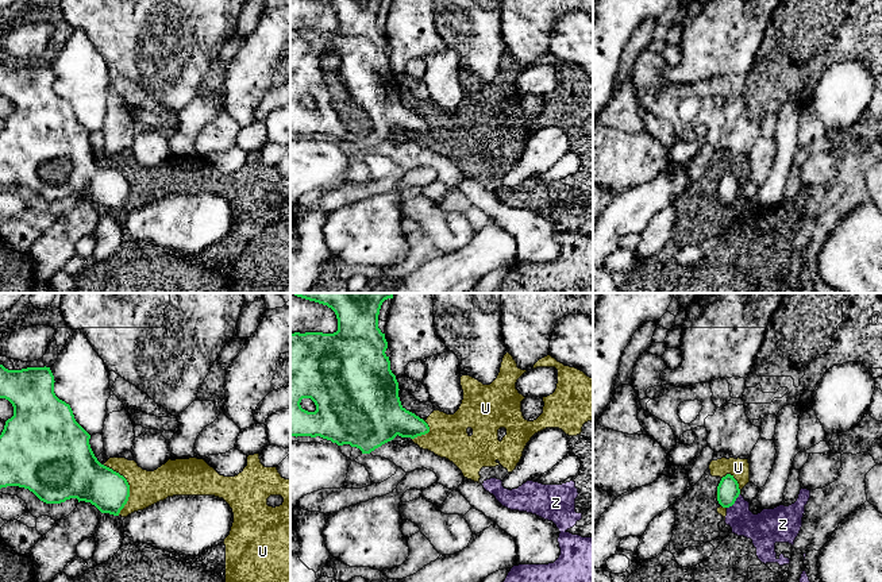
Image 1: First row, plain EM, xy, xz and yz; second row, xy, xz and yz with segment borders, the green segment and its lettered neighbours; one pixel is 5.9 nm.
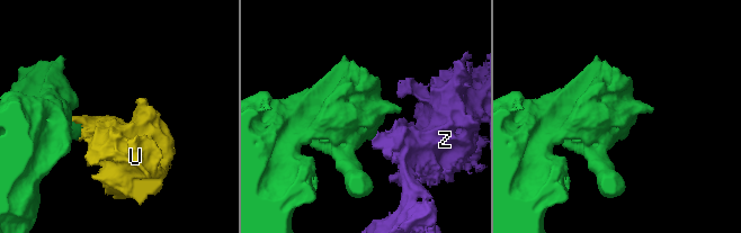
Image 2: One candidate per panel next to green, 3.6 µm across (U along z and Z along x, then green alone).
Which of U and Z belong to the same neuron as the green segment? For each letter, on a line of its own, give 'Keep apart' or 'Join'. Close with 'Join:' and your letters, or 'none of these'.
U: Keep apart
Z: Keep apart
Join: none of these

